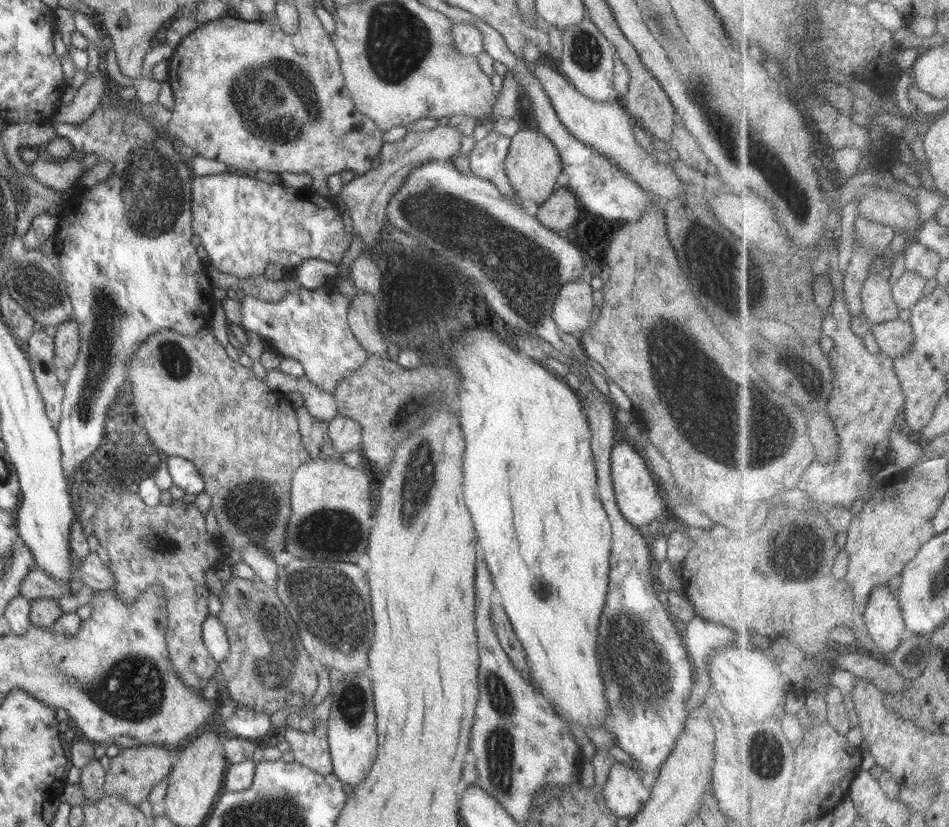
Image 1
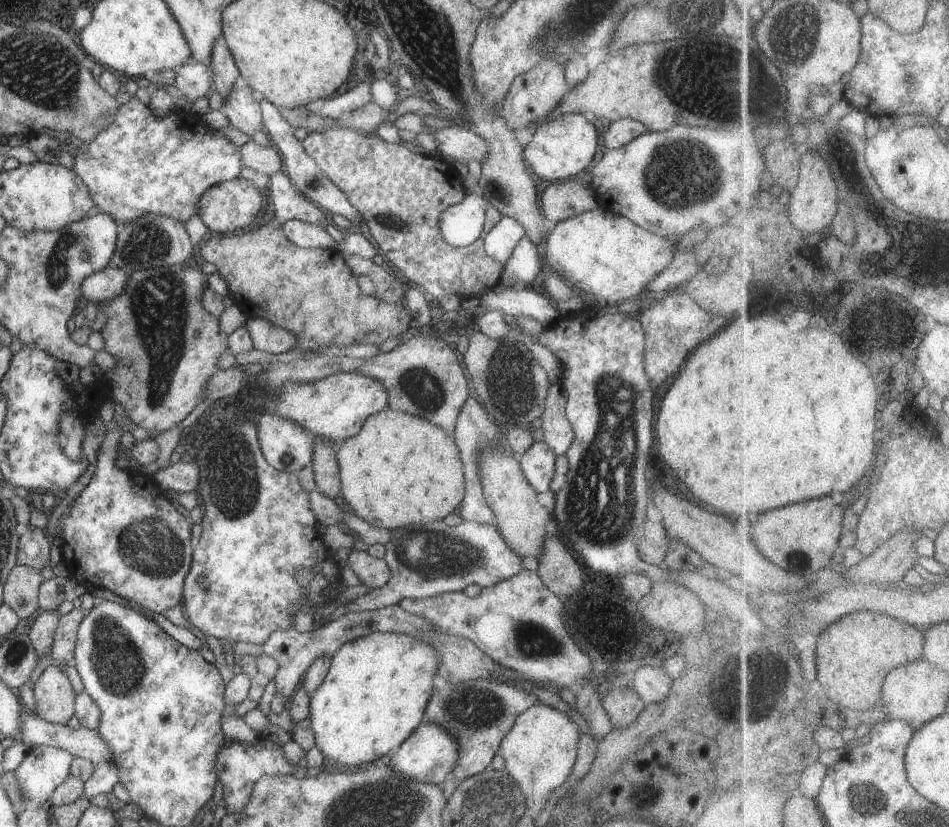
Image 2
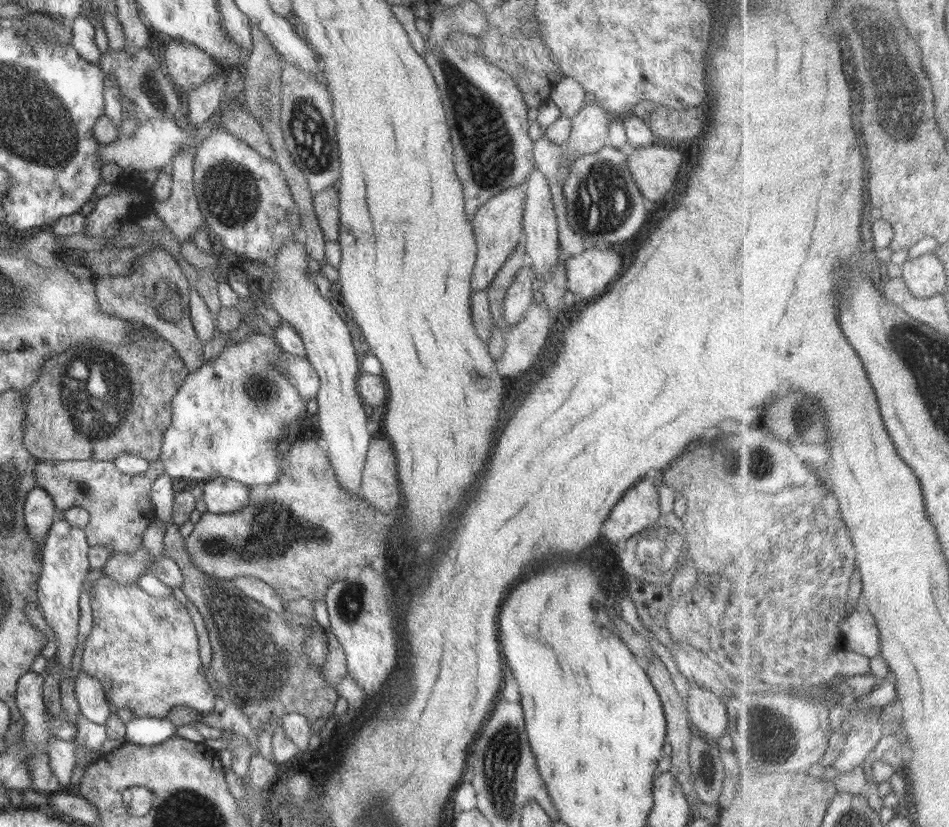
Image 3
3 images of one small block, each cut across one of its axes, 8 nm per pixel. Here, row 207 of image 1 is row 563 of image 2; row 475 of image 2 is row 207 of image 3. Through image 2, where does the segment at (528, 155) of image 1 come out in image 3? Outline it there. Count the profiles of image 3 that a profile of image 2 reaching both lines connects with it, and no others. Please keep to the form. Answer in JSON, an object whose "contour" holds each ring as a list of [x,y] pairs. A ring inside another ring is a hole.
{"contour":[[[518,184],[492,196],[472,217],[471,226],[477,242],[477,261],[471,278],[473,291],[489,288],[500,267],[506,263],[513,250],[523,240],[525,202],[525,186]]]}

